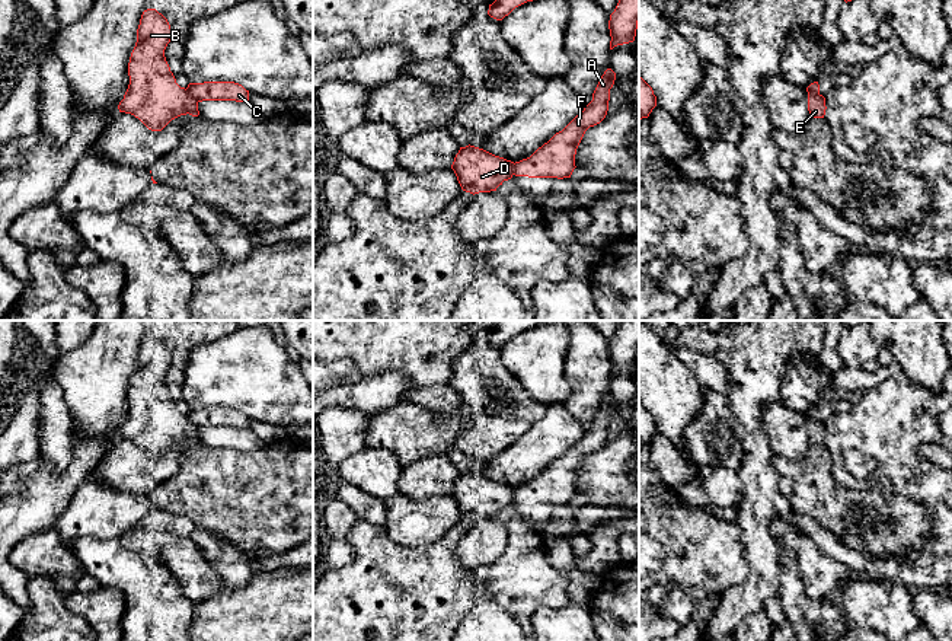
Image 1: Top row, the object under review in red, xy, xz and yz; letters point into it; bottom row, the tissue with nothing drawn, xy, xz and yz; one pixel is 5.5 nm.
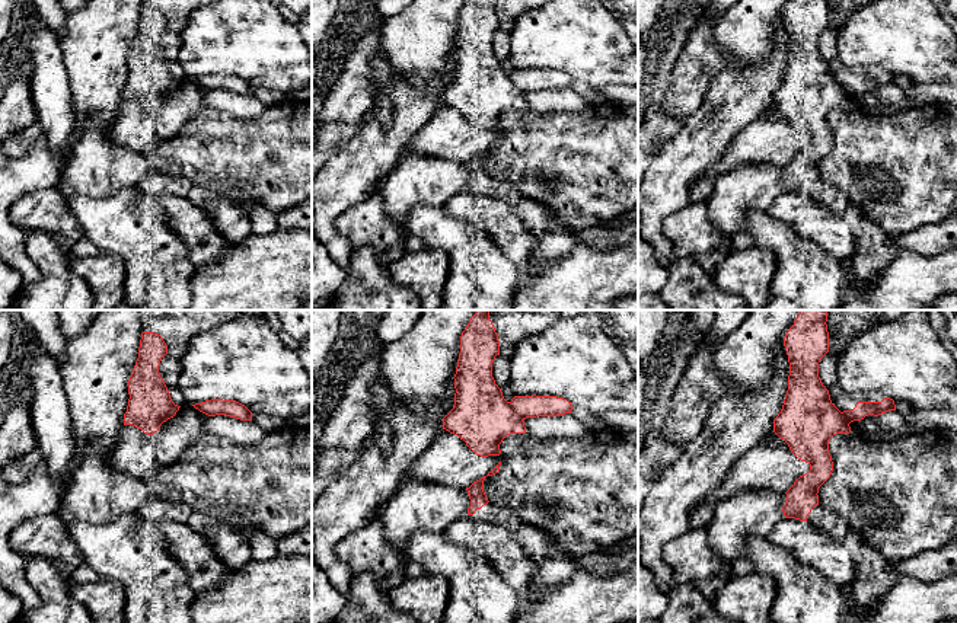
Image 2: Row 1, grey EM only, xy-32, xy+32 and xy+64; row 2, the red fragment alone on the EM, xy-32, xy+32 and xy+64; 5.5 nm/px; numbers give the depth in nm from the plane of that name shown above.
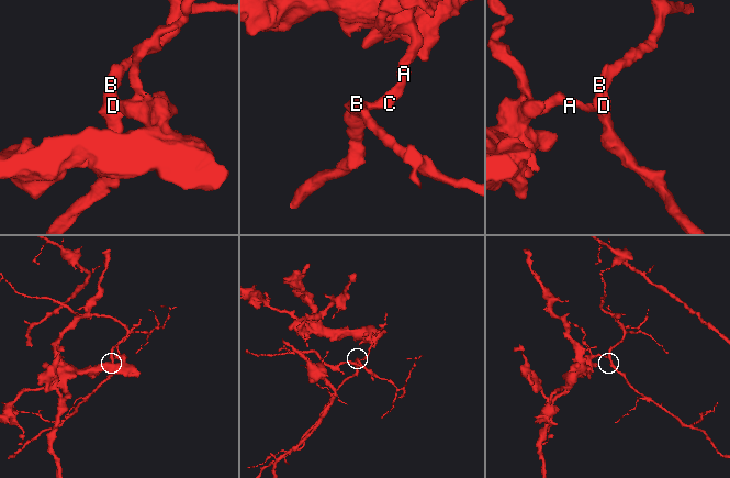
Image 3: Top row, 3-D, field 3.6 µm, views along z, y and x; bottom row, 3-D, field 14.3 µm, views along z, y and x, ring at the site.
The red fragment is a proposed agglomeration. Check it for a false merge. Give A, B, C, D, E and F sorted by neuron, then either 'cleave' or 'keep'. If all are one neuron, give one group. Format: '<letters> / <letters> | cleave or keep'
A C F / B D E | cleave

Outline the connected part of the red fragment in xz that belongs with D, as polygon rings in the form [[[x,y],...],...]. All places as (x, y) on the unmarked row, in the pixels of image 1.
[[[475,472],[460,473],[451,495],[463,517],[470,520],[496,517],[514,501],[515,489]]]

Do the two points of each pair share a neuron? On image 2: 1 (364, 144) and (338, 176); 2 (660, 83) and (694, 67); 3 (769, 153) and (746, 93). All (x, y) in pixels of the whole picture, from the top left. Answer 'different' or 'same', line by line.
1: same
2: different
3: different

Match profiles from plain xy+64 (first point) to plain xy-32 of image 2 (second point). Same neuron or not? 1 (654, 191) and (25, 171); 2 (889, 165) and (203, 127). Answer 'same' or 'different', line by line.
1: same
2: same

